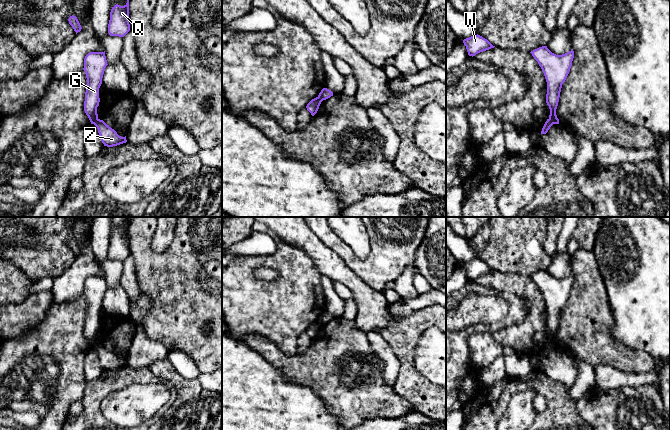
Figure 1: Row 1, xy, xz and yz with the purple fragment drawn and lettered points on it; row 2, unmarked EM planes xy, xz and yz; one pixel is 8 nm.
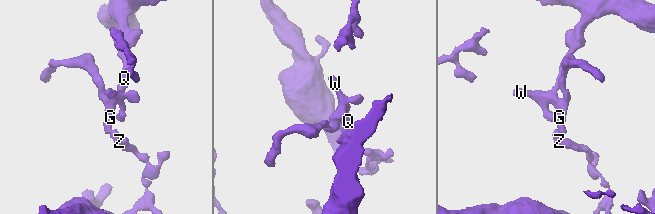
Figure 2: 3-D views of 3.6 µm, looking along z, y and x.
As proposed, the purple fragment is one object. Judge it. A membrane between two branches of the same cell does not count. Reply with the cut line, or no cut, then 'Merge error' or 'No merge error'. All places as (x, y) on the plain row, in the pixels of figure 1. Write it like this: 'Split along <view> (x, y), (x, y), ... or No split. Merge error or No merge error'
Split along xy (97, 342), (93, 347). Merge error

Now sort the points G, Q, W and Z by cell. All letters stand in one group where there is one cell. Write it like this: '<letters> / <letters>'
G Q W / Z

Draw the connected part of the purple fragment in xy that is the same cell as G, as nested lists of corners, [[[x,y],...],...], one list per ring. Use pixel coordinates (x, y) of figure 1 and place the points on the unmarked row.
[[[90,276],[84,282],[84,292],[87,309],[85,316],[84,335],[91,348],[98,343],[97,331],[99,330],[99,312],[102,308],[102,302],[107,290],[107,284],[104,276]]]

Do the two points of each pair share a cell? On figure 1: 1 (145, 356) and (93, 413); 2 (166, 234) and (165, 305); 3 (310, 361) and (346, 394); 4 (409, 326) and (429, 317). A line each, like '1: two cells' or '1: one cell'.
1: two cells
2: two cells
3: one cell
4: one cell

